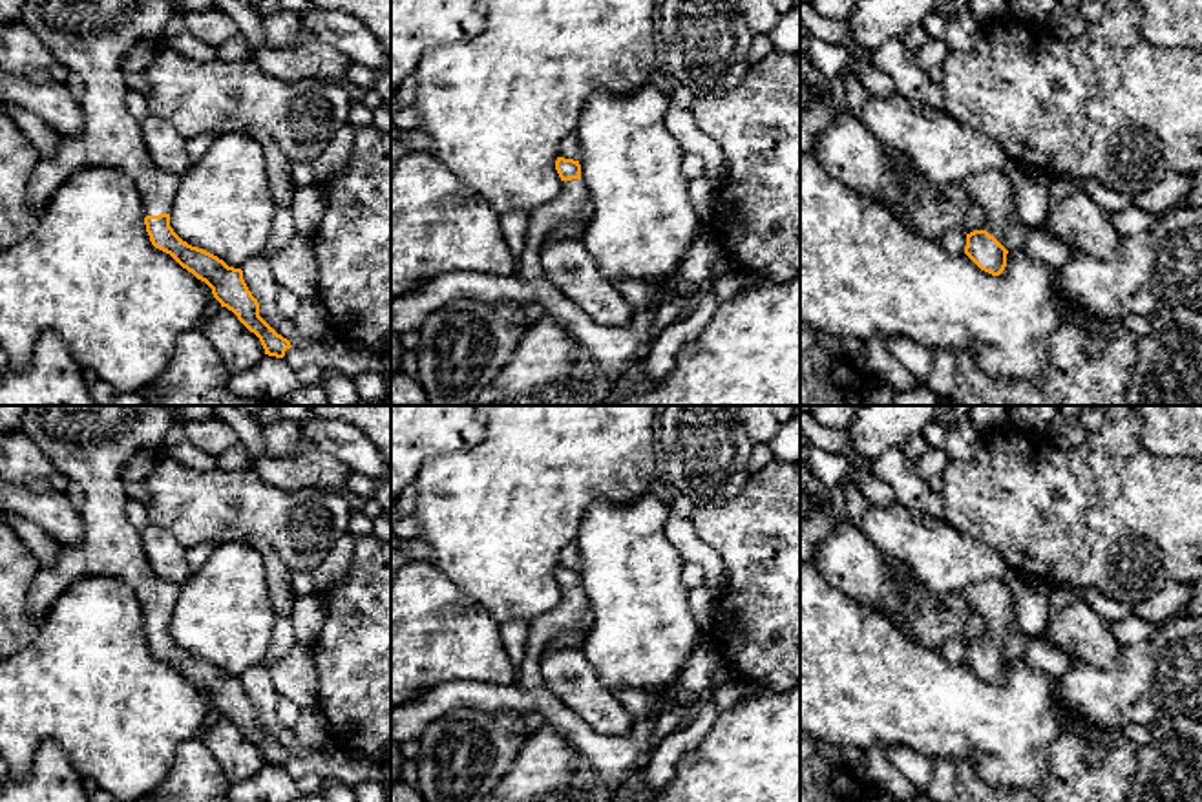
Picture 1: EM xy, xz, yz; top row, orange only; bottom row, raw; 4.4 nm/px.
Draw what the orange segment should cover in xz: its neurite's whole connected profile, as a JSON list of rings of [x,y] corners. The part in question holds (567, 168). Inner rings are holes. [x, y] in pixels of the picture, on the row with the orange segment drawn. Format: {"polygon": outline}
{"polygon": [[[557,157],[555,170],[563,181],[559,195],[528,214],[526,248],[519,258],[521,280],[544,278],[541,247],[550,232],[563,223],[588,223],[594,216],[594,199],[581,179],[581,164],[574,159]]]}

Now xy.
{"polygon": [[[26,0],[20,20],[40,38],[55,60],[84,82],[80,108],[84,132],[62,139],[51,159],[42,159],[29,179],[27,199],[31,206],[46,203],[66,177],[86,166],[106,166],[126,172],[137,185],[144,203],[144,225],[155,248],[170,254],[183,269],[205,281],[214,298],[232,311],[254,332],[265,354],[283,358],[290,342],[278,334],[261,316],[259,303],[248,290],[243,270],[228,267],[217,256],[183,241],[170,227],[170,210],[181,177],[157,168],[142,139],[141,122],[126,108],[126,80],[121,58],[142,40],[161,40],[174,16],[172,0]]]}

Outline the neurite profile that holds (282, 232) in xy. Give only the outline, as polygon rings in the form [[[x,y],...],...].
[[[292,203],[276,206],[272,228],[261,256],[267,259],[272,252],[285,248],[294,236]]]

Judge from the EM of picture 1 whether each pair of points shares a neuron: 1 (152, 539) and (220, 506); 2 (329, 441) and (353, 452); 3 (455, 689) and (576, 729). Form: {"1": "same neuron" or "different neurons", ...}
{"1": "different neurons", "2": "same neuron", "3": "same neuron"}

